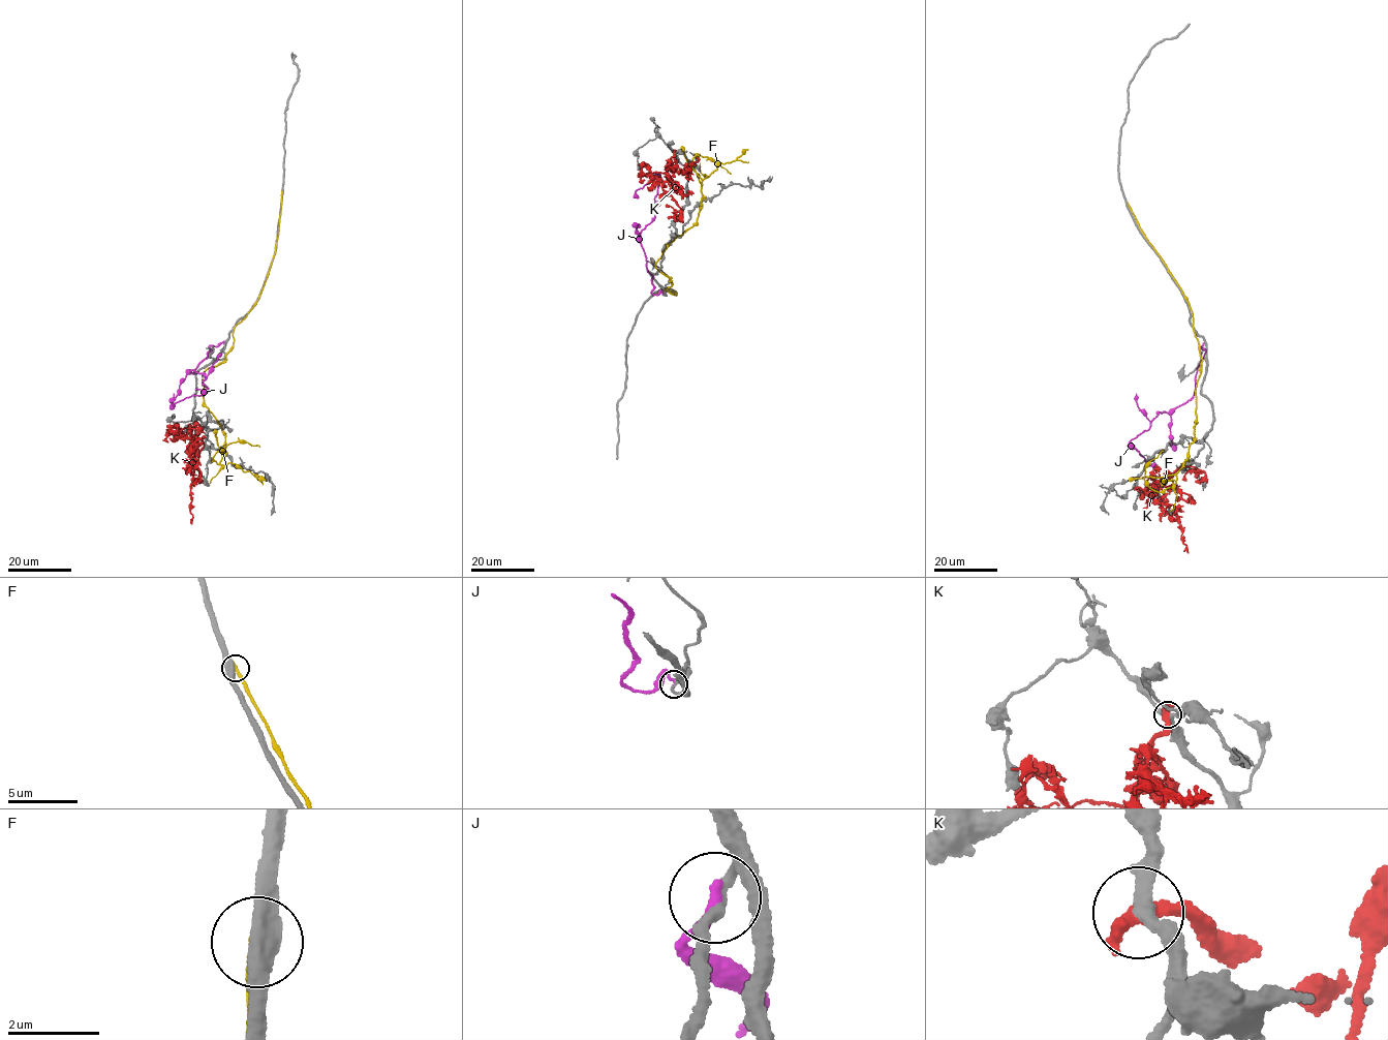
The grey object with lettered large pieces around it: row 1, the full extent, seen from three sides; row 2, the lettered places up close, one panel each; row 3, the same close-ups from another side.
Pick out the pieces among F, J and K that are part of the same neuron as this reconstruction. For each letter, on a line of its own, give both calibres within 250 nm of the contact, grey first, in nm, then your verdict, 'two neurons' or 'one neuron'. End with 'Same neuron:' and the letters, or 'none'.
F: 460/240 nm | two neurons
J: 200/240 nm | two neurons
K: 280/480 nm | two neurons
Same neuron: none

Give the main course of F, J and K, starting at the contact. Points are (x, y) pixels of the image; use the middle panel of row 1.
F: (654, 295), (677, 294), (655, 265), (702, 205), (692, 158), (731, 174)
J: (662, 293), (652, 293), (653, 277), (646, 268), (640, 232), (654, 218), (659, 176), (637, 190), (636, 197)
K: (674, 152), (668, 166), (677, 171), (688, 173), (689, 171), (685, 167), (685, 171), (699, 158)

